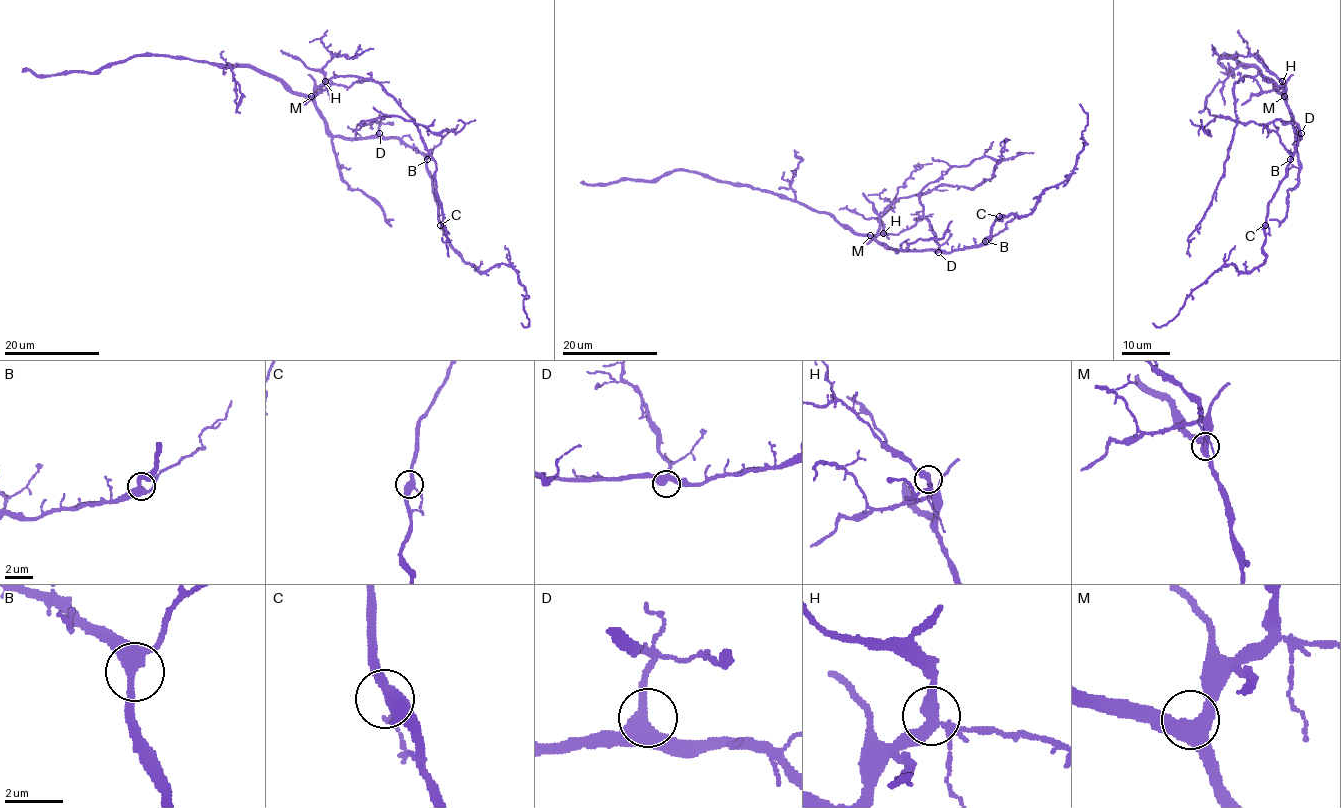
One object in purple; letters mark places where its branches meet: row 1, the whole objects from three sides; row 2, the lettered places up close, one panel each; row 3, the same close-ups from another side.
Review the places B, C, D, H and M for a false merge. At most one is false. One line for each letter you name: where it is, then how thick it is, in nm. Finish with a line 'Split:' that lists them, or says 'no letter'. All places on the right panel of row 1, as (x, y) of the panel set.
Split: no letter

